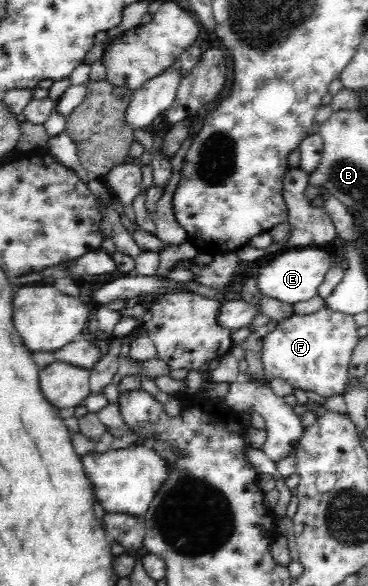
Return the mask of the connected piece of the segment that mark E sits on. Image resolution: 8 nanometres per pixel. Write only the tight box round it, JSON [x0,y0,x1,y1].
[255,249,333,306]

